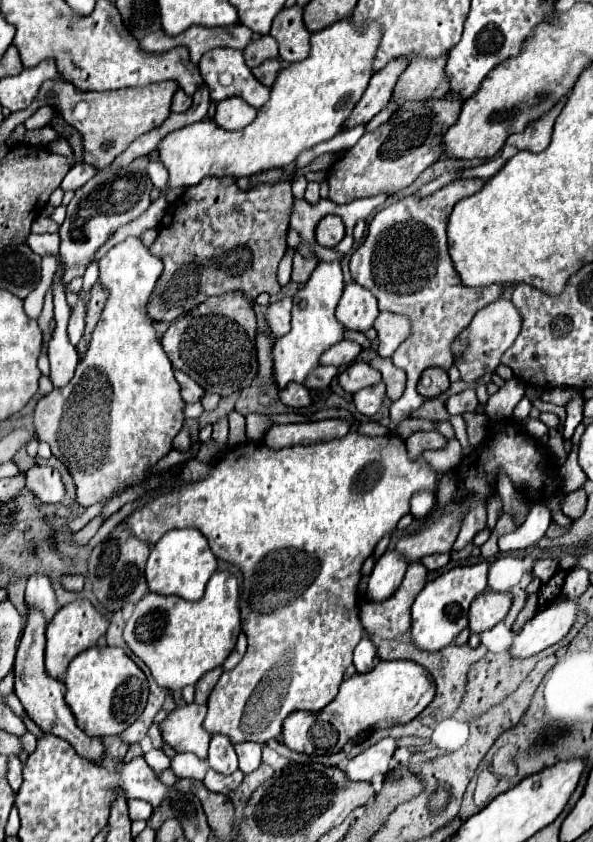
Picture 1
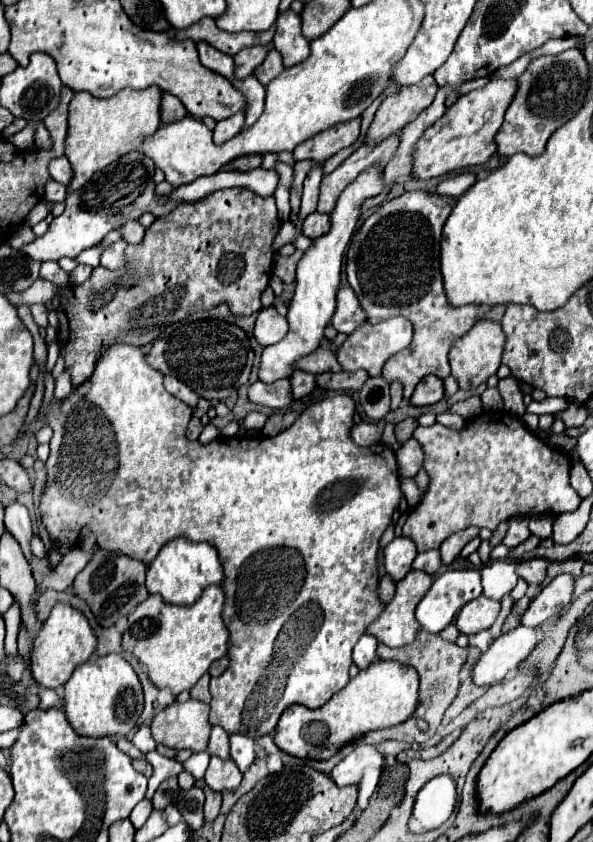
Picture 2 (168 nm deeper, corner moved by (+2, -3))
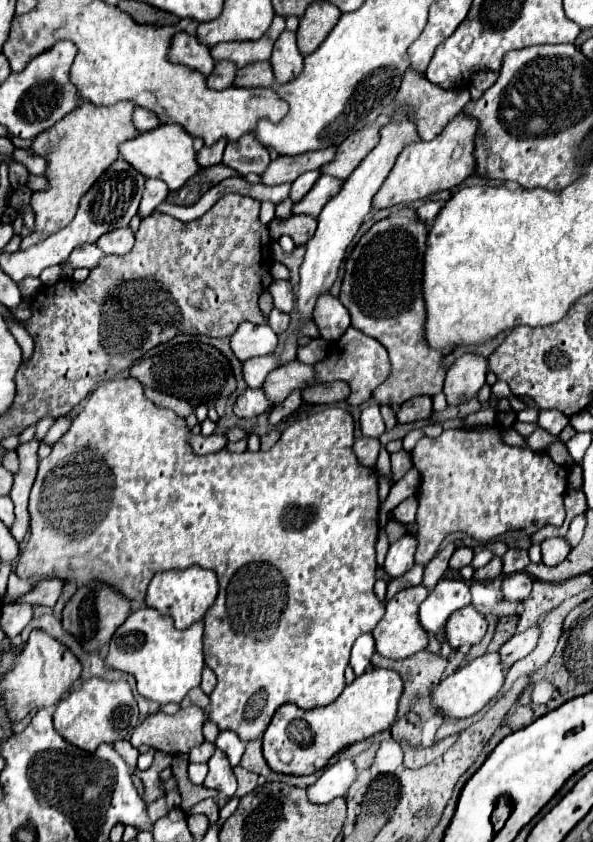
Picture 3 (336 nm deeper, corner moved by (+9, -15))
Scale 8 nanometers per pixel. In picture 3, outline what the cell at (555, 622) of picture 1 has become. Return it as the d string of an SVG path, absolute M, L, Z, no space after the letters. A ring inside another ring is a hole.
M487 652L475 660L471 660L469 664L461 666L455 674L447 676L435 690L433 690L433 702L437 704L439 712L449 716L449 718L467 718L475 712L479 712L489 700L493 700L503 682L505 682L505 674L507 674L507 668L501 664L501 656L495 652Z

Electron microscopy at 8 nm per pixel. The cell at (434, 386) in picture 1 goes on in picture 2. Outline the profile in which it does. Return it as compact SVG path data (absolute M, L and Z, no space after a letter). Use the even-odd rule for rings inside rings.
M426 376L424 380L418 382L418 386L410 398L410 404L412 406L430 406L430 404L440 402L442 398L444 398L442 380L436 376Z

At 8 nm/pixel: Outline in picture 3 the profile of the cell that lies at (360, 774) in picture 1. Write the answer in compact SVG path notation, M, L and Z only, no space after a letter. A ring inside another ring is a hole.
M337 760L335 764L327 766L323 776L307 786L307 796L313 804L325 804L335 800L337 796L345 796L349 786L355 782L357 778L357 766L353 764L353 760Z

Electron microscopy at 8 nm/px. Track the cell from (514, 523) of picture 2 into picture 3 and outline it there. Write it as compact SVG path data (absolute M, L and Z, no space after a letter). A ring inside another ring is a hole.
M509 548L507 554L503 556L503 574L507 576L507 574L521 572L527 564L529 564L529 554L527 554L527 550Z

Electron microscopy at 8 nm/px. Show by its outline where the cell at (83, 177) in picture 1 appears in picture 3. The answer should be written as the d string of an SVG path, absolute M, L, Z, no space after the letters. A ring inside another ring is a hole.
M15 150L11 156L5 156L5 160L13 160L13 162L21 162L29 174L33 176L45 176L47 174L47 162L39 156L33 156L31 150Z

